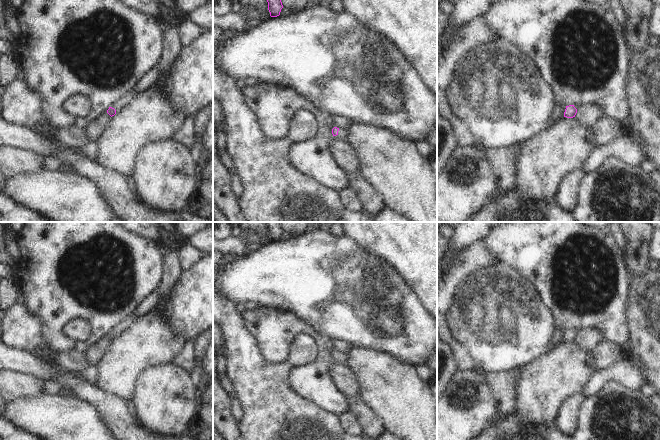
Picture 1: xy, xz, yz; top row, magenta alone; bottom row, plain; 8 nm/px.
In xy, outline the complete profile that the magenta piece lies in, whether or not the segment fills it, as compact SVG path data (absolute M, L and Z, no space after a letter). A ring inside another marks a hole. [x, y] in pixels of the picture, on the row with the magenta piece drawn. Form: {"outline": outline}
{"outline": "M132 92L127 93L122 96L118 101L114 102L111 107L107 110L107 113L112 117L114 116L121 108L128 104L135 95Z"}

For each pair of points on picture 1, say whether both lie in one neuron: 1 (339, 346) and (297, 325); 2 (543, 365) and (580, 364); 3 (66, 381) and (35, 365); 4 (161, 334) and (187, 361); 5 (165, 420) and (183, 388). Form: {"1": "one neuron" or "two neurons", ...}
{"1": "two neurons", "2": "one neuron", "3": "one neuron", "4": "two neurons", "5": "one neuron"}

